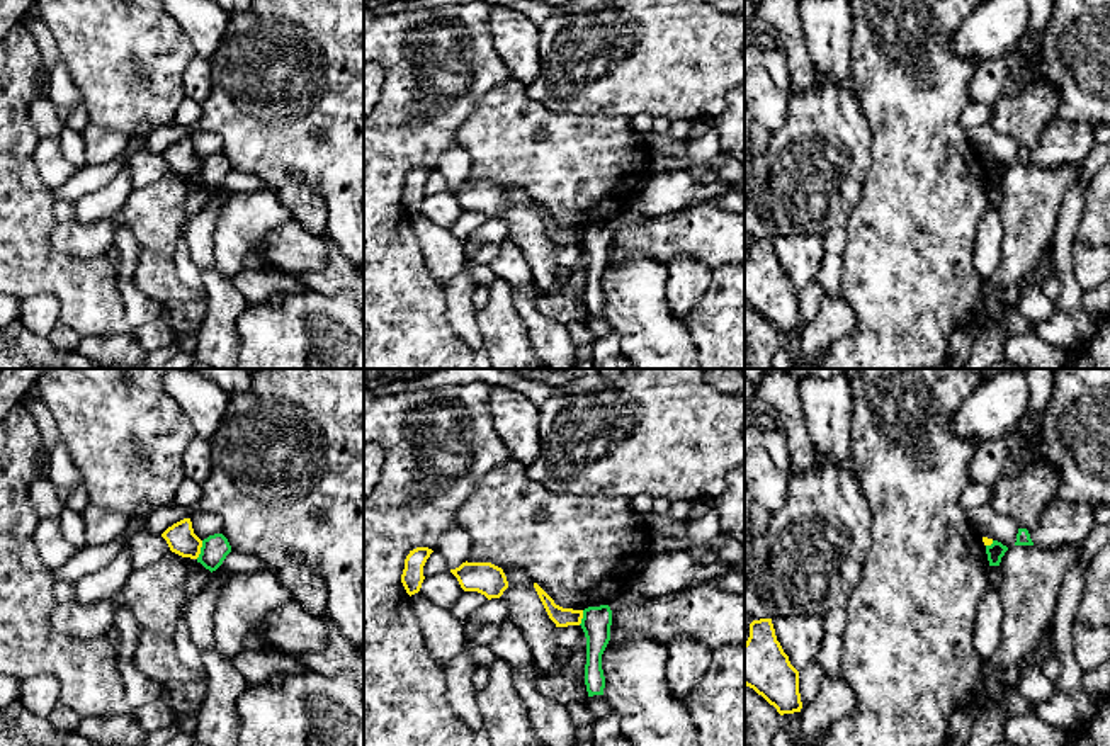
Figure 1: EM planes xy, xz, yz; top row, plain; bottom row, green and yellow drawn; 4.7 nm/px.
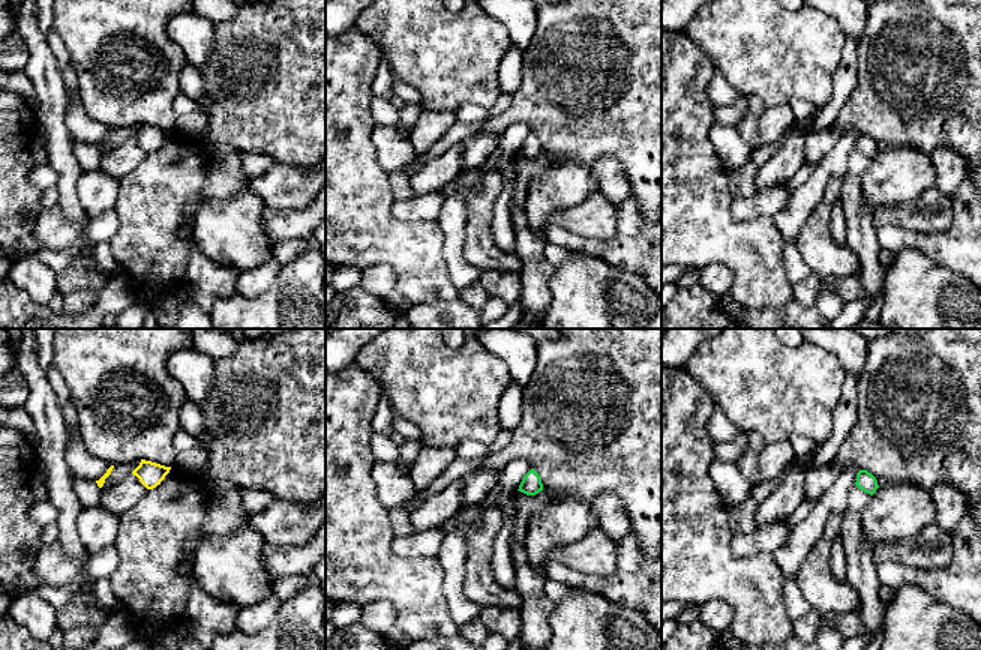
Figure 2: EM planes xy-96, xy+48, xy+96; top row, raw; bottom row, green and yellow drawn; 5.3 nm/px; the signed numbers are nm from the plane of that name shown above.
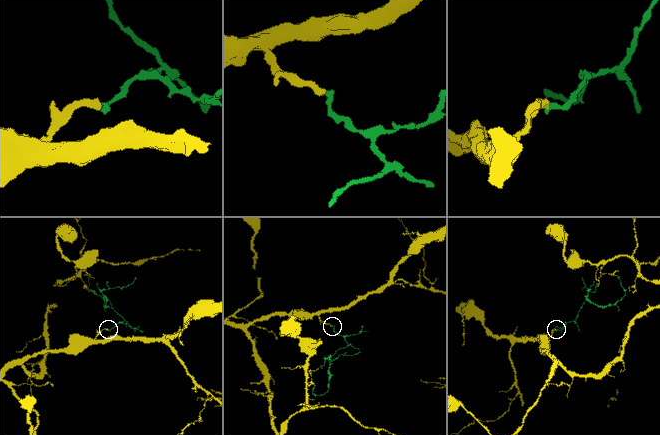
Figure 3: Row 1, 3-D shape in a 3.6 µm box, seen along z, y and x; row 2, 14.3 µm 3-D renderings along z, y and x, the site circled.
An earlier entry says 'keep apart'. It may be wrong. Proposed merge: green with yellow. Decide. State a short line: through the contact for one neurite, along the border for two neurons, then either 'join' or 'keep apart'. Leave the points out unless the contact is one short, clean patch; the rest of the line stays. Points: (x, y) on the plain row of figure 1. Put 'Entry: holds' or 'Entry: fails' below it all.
xy (203, 160), (201, 172), (196, 177) | keep apart
Entry: holds

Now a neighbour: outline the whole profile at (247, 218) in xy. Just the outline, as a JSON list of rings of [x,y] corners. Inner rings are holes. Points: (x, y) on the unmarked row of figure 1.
[[[274,187],[233,194],[221,207],[214,228],[214,268],[233,282],[246,270],[250,258],[265,262],[262,248],[267,236],[289,219],[292,216]]]

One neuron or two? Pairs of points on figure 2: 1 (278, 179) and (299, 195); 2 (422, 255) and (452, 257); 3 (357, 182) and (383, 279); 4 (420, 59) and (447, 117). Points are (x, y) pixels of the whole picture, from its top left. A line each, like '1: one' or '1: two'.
1: one
2: two
3: two
4: two

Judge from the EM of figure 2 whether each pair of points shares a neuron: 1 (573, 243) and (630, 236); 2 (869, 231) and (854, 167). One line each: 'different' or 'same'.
1: same
2: same

